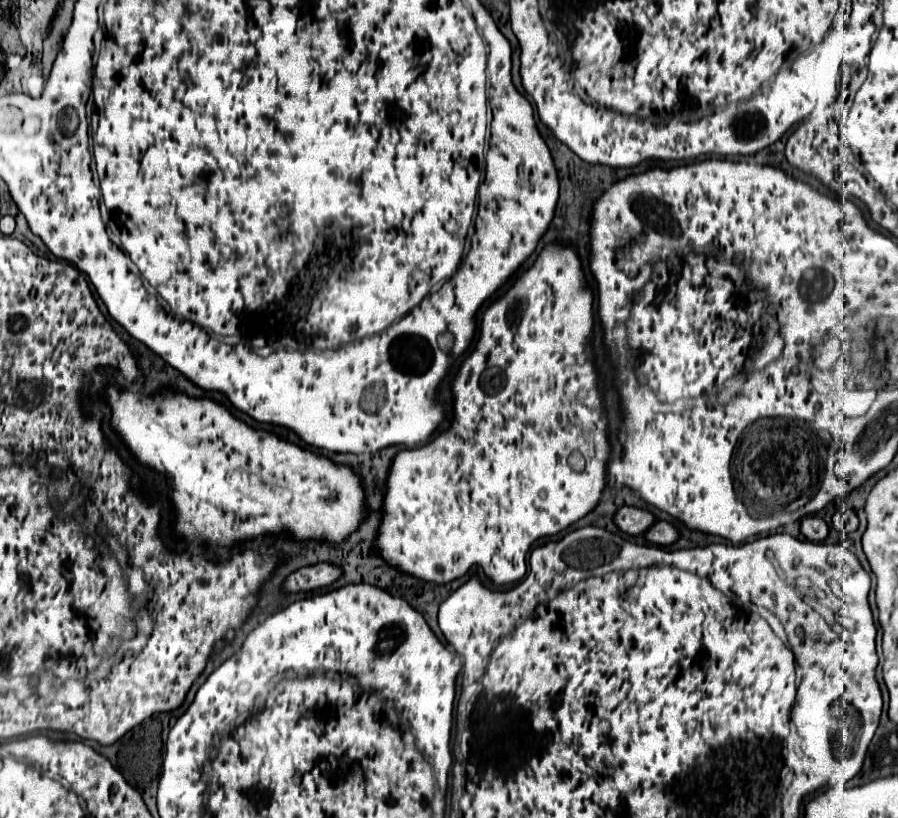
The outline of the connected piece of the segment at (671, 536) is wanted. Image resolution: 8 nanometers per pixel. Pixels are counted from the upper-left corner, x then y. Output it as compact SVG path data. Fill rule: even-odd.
M658 521L648 529L648 533L644 533L644 539L654 545L670 545L678 539L678 531L670 523Z

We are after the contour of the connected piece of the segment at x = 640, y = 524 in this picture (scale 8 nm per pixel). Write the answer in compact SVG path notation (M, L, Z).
M620 507L614 515L614 523L626 535L642 535L654 523L654 517L644 509Z

